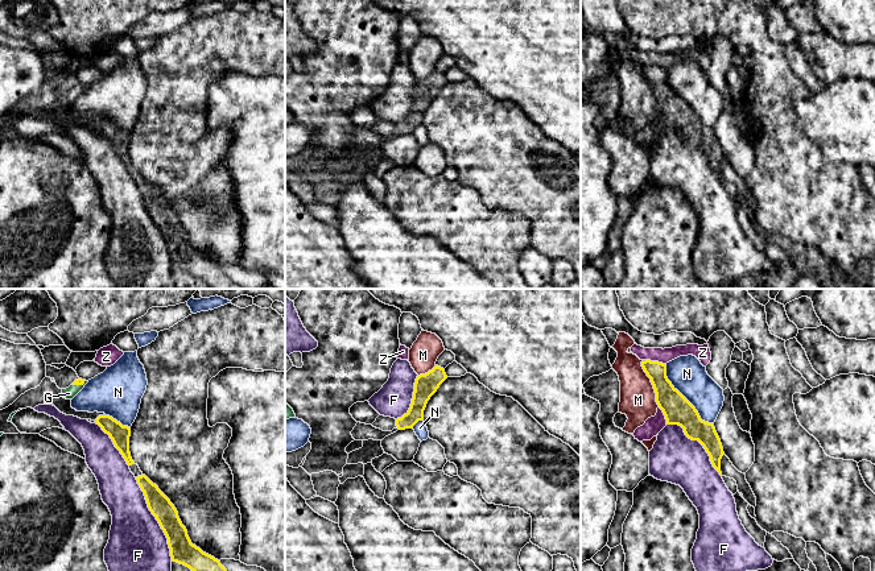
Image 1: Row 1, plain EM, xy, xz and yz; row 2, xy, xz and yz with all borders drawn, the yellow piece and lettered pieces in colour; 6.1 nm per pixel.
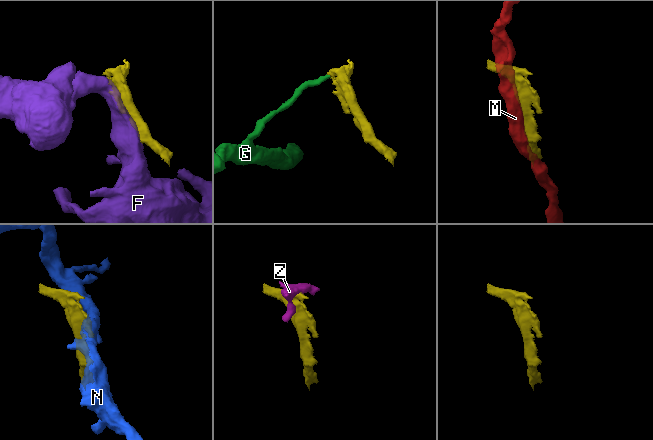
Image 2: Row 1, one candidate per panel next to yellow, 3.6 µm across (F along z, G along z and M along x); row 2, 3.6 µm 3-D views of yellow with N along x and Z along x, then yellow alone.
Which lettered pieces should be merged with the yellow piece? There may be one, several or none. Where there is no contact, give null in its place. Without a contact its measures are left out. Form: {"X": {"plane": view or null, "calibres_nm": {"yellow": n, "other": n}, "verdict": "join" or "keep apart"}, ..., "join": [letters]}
{"F": {"plane": "xy", "calibres_nm": {"yellow": 150, "other": 380}, "verdict": "keep apart"}, "G": {"plane": "xy", "calibres_nm": {"yellow": 50, "other": 80}, "verdict": "join"}, "M": {"plane": "yz", "calibres_nm": {"yellow": 170, "other": 220}, "verdict": "keep apart"}, "N": {"plane": "yz", "calibres_nm": {"yellow": 170, "other": 220}, "verdict": "keep apart"}, "Z": {"plane": "yz", "calibres_nm": {"yellow": 160, "other": 90}, "verdict": "keep apart"}, "join": ["G"]}

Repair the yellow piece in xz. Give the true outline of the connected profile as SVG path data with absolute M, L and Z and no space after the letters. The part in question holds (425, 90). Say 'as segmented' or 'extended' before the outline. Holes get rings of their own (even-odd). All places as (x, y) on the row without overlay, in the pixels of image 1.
as segmented; M438 70L428 78L417 80L410 112L406 119L396 124L399 135L413 133L418 125L424 124L428 105L446 83L445 74Z

